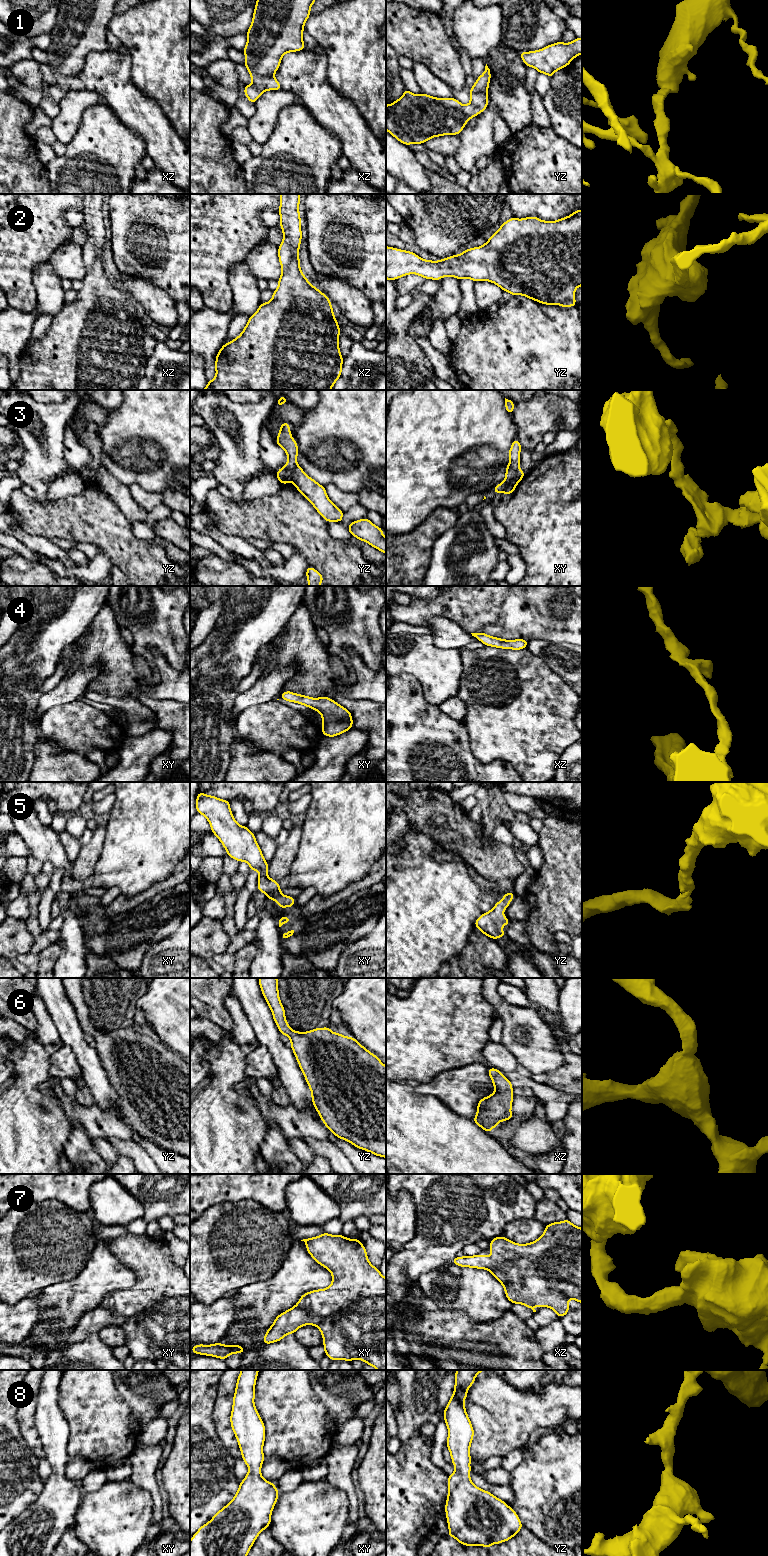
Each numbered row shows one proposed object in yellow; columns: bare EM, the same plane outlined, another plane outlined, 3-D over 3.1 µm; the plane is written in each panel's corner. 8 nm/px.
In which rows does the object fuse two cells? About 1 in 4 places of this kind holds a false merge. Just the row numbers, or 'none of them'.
3

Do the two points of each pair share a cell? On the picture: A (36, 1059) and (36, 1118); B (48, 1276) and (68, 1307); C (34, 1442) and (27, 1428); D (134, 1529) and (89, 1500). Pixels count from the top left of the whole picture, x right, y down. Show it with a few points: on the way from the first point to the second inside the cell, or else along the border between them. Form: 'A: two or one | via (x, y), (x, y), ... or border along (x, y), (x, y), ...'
A: one | via (31, 1074), (31, 1103)
B: two | border along (75, 1275), (68, 1280), (48, 1284), (37, 1293)
C: one | via (32, 1439), (28, 1431)
D: one | via (123, 1527), (110, 1521), (100, 1511)

